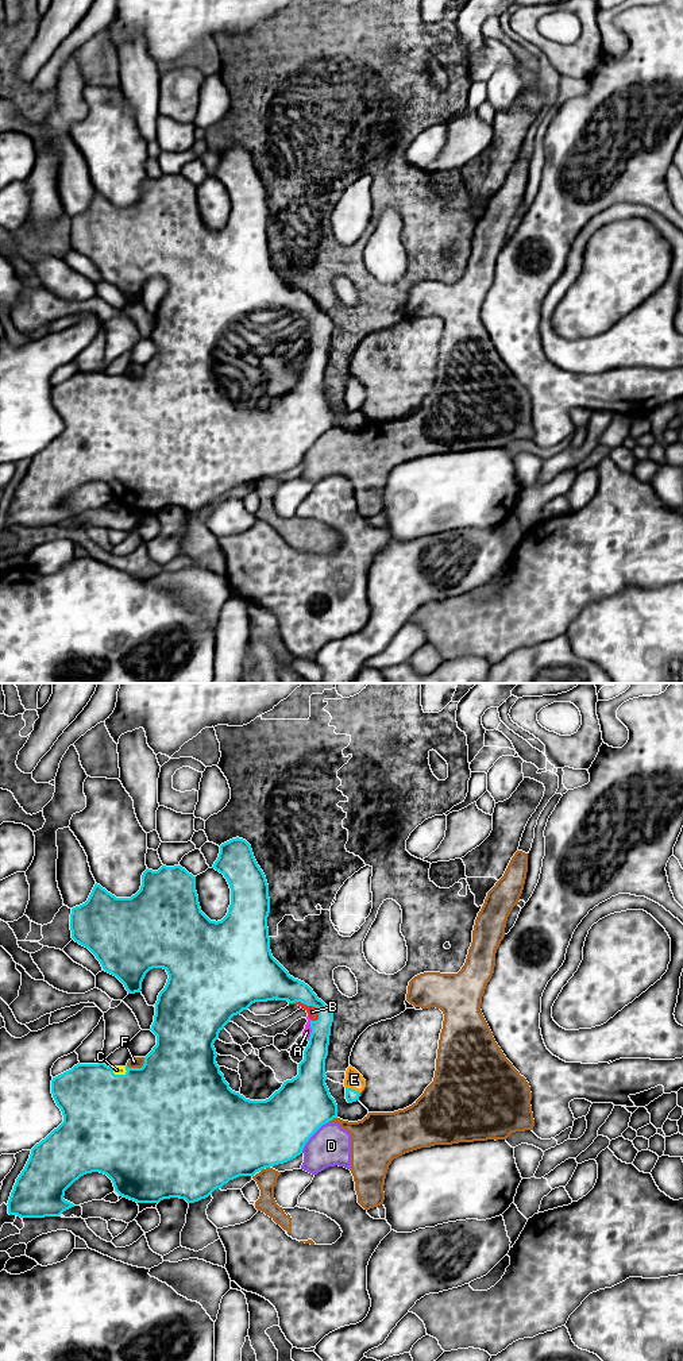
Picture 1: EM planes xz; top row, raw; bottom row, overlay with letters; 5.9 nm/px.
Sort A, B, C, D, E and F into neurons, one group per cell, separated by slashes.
A B C E / D F

